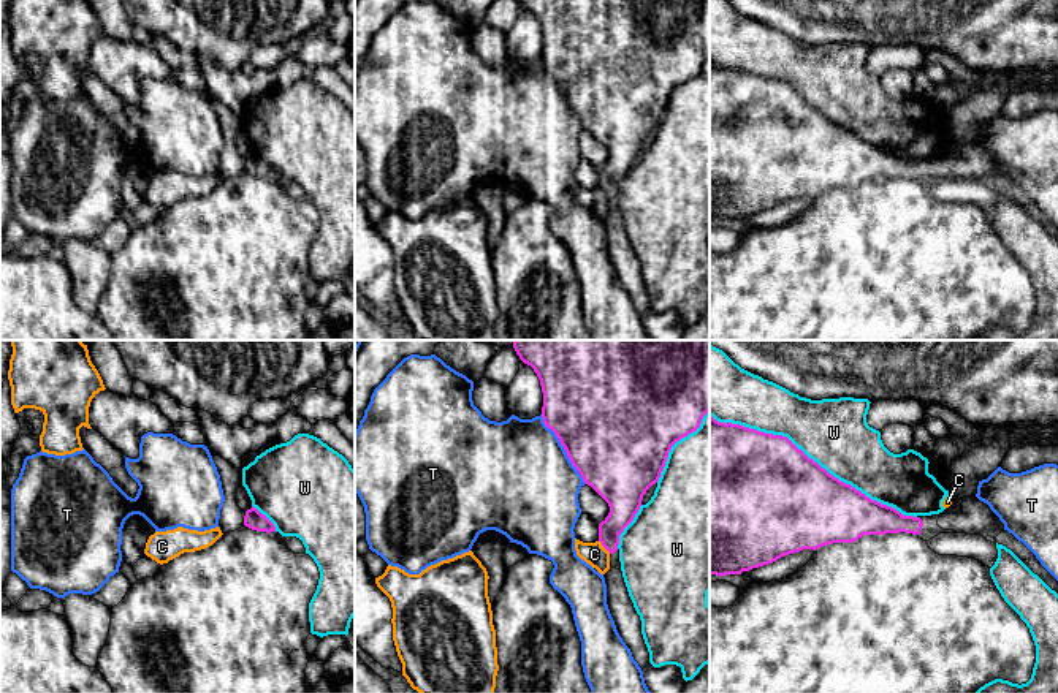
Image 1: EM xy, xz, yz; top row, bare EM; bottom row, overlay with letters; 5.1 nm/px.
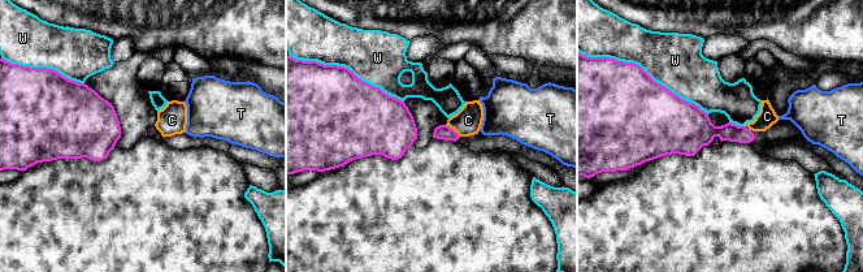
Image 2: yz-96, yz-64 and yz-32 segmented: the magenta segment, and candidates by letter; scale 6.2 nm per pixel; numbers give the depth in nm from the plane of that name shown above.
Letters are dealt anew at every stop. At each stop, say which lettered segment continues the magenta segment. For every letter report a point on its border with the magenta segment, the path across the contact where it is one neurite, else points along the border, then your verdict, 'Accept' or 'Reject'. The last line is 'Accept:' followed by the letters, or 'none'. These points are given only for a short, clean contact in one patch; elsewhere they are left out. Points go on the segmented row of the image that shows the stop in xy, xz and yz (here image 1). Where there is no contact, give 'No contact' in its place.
C: Touches magenta at xz (604, 546). Boundary: xz (599, 540), (610, 552). Reject
T: Touches magenta at xz (564, 448). Reject
W: Touches magenta at yz (811, 459). Reject
Accept: none

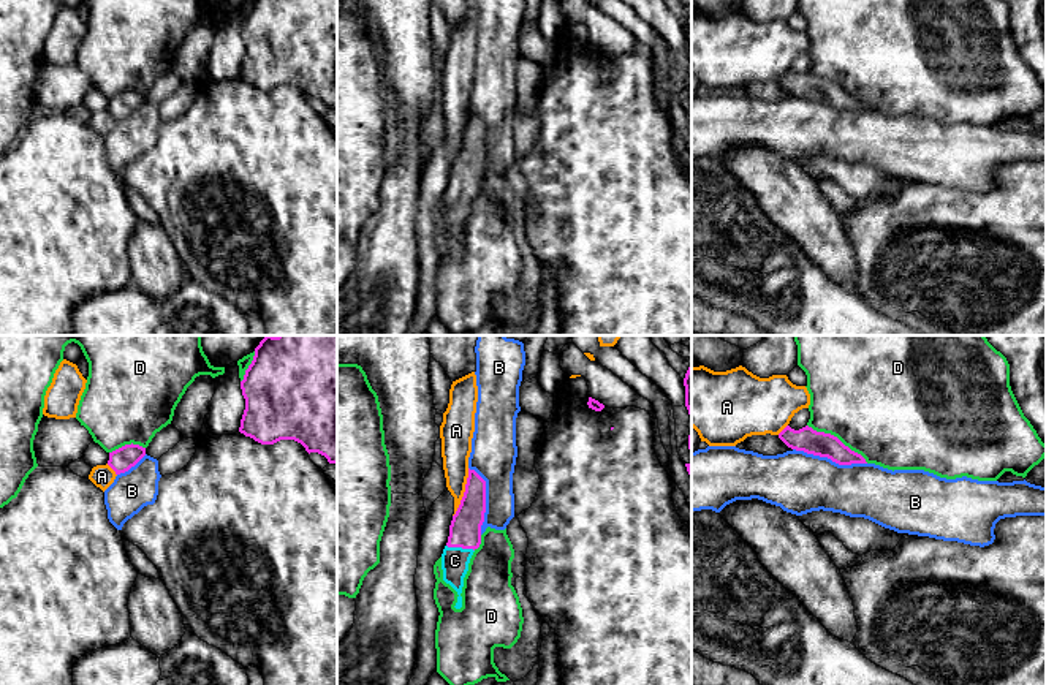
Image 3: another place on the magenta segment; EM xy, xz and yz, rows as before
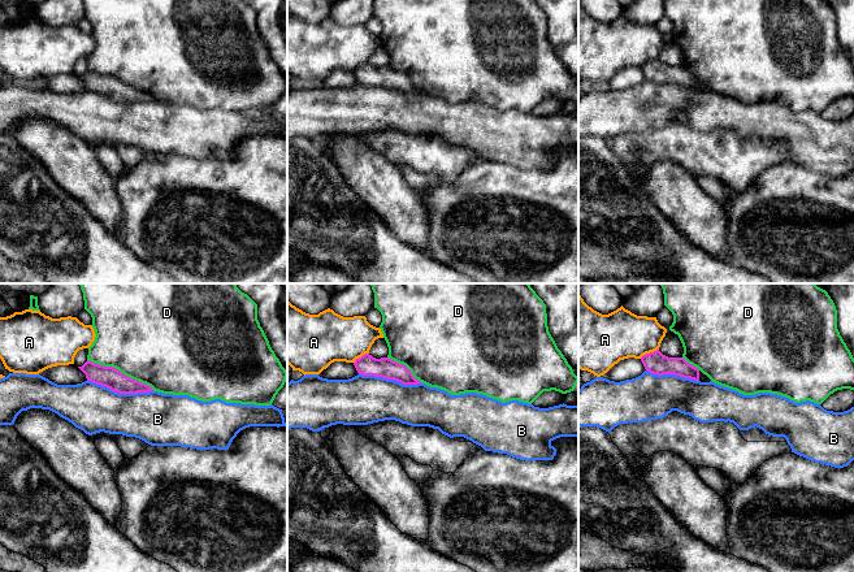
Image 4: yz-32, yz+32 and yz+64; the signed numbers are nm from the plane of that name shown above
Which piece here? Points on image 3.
A: Touches magenta at xz (464, 492). Reject
B: Touches magenta at yz (829, 457). Reject
C: Touches magenta at xz (461, 546). Path across: xz (466, 527), (461, 546), (454, 560). Accept
D: Touches magenta at yz (836, 437). Reject
Accept: C

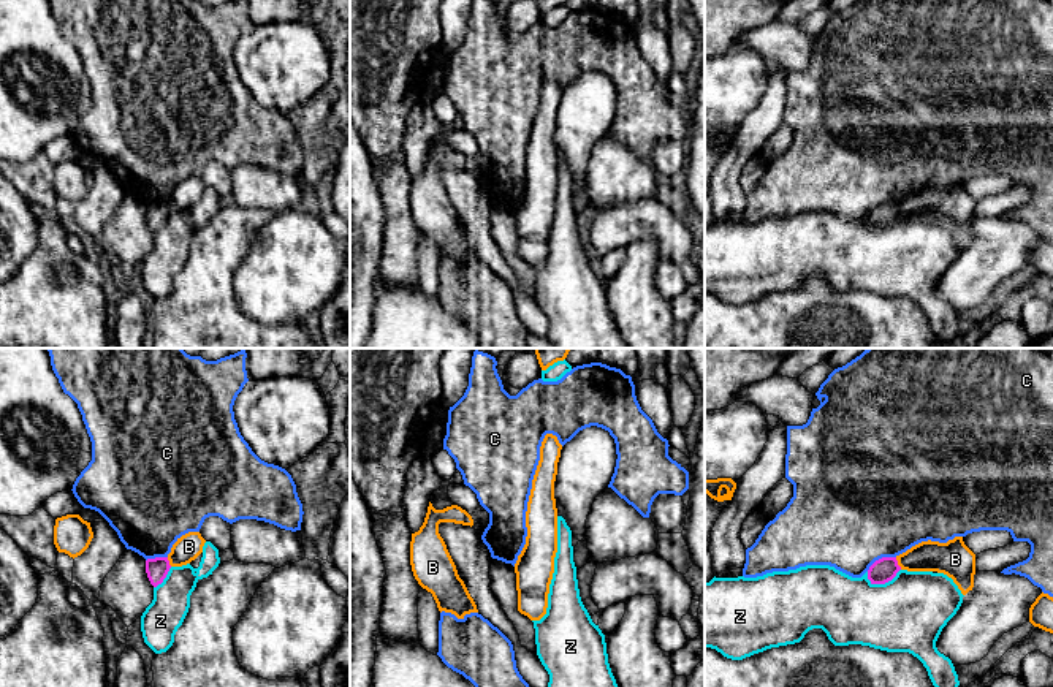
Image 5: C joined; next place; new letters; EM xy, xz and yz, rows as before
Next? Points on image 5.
B: Touches magenta at yz (897, 564). Boundary: yz (895, 557), (901, 569). Reject
C: Touches magenta at yz (882, 557). Reject
Z: Touches magenta at yz (884, 583). Reject
Accept: none

